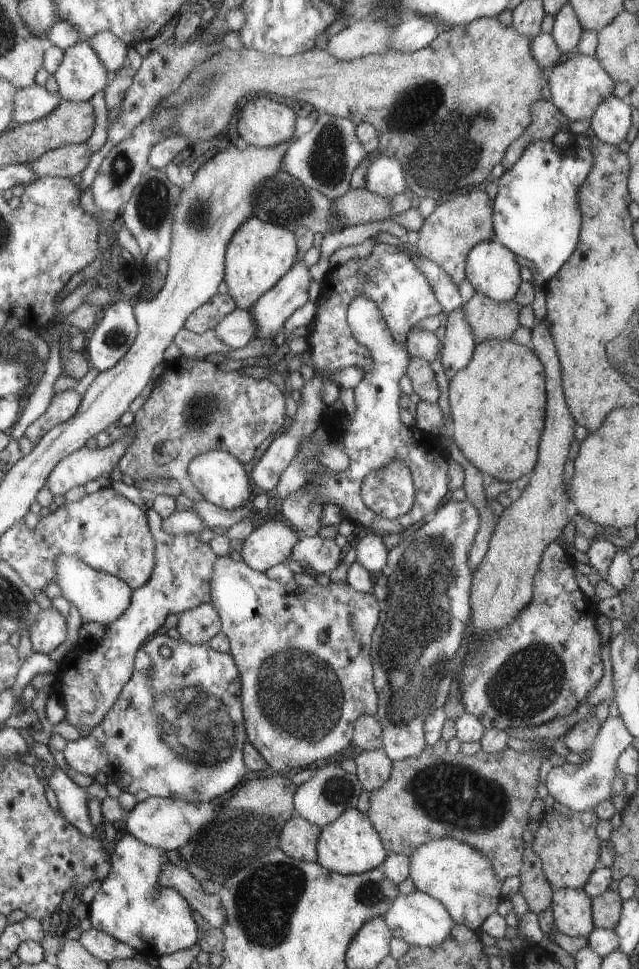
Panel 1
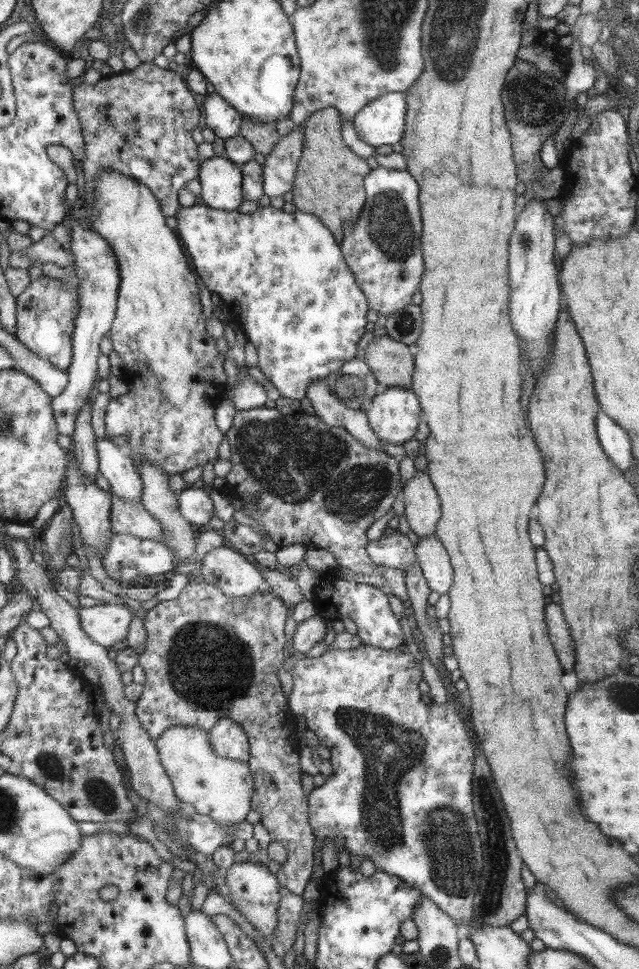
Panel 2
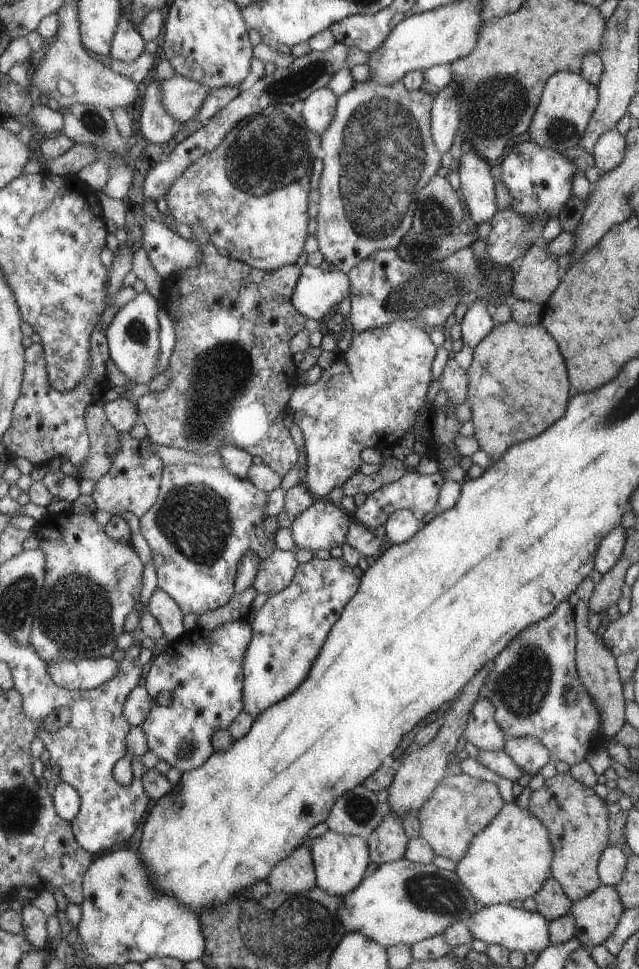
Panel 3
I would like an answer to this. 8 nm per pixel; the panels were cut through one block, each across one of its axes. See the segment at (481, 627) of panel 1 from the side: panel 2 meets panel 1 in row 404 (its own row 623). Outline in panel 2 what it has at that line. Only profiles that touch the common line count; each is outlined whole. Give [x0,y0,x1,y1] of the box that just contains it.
[546,604,577,672]

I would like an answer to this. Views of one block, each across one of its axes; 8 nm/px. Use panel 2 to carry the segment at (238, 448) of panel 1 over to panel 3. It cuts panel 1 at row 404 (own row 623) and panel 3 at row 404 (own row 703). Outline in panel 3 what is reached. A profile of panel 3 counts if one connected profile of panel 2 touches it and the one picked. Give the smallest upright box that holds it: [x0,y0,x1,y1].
[136,242,308,477]

